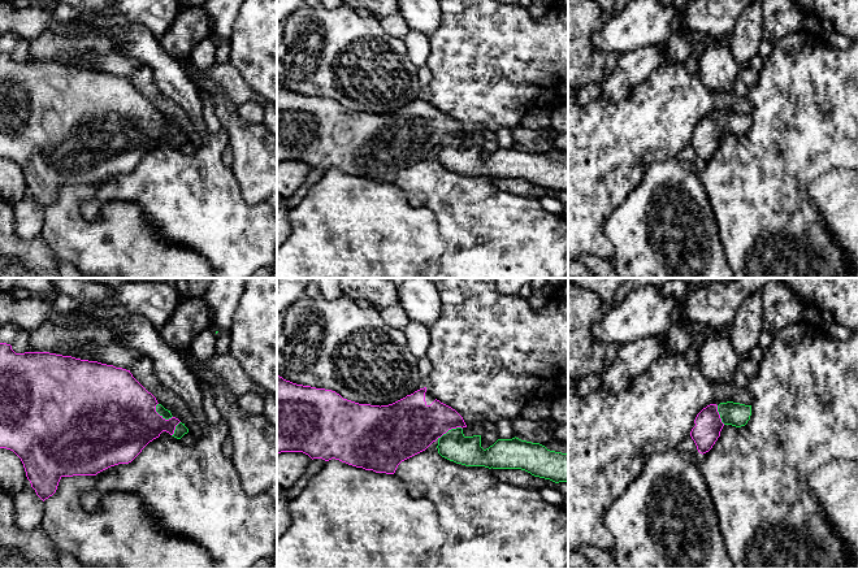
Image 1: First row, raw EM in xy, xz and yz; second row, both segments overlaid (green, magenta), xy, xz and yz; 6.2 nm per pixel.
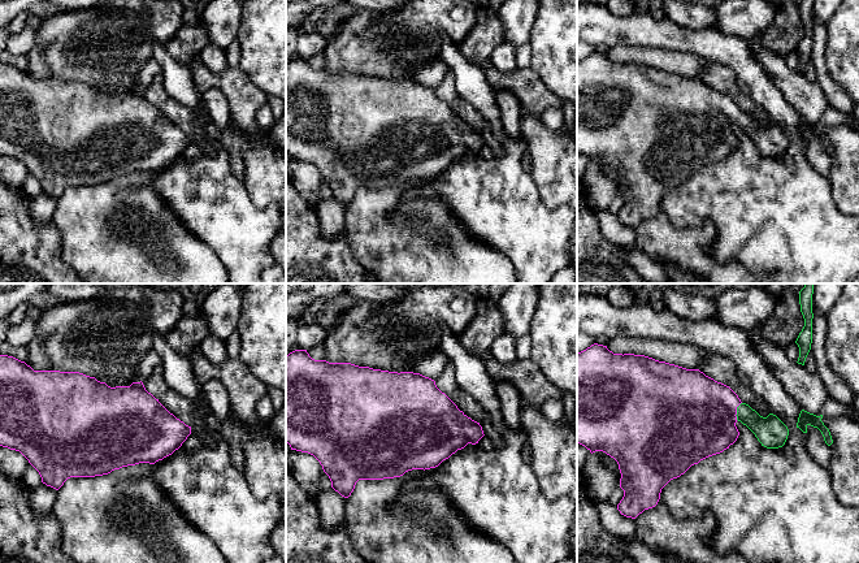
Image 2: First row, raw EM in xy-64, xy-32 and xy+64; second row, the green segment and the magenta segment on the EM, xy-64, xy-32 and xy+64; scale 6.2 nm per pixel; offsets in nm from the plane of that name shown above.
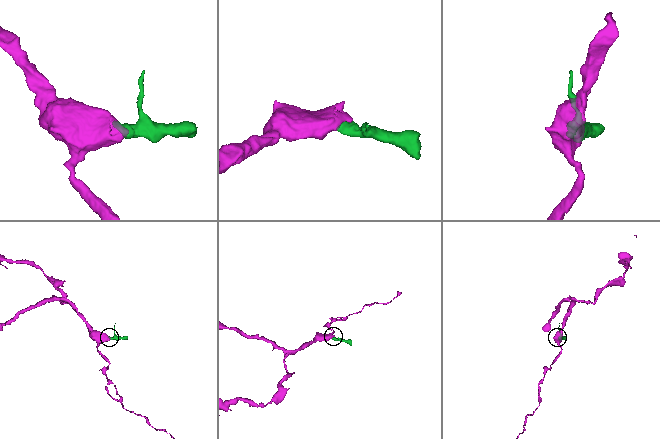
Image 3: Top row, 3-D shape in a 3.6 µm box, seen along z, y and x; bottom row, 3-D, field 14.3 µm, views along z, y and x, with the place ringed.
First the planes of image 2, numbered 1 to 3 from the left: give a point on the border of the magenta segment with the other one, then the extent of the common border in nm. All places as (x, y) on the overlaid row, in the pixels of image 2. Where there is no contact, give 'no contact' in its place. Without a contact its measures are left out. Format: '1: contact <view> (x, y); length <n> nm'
1: no contact
2: no contact
3: contact xy+64 (737, 411); length 120 nm

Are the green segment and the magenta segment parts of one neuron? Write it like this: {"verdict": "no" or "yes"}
{"verdict": "yes"}

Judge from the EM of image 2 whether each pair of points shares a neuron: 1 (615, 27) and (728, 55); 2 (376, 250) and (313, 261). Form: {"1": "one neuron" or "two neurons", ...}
{"1": "one neuron", "2": "two neurons"}

